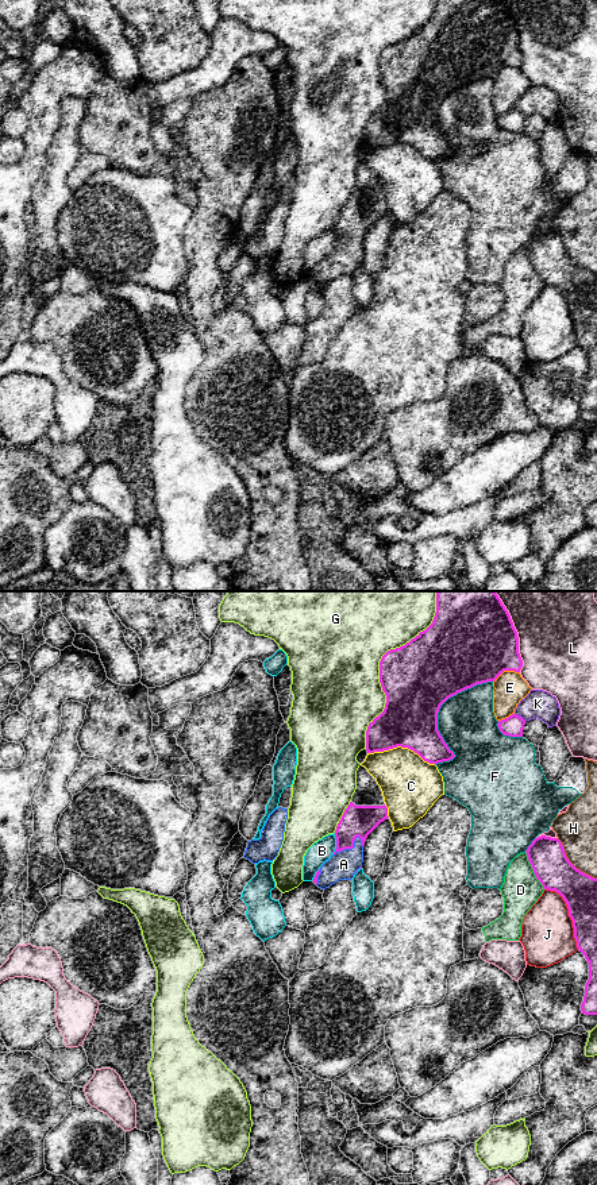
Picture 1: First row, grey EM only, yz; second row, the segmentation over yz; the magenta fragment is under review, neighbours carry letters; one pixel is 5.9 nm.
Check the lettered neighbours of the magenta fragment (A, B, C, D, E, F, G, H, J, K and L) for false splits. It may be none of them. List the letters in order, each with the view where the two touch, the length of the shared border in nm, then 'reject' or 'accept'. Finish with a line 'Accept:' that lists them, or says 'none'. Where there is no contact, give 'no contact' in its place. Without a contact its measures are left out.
A: yz | 190 nm | accept
B: yz | 130 nm | reject
C: yz | 420 nm | reject
D: yz | 260 nm | reject
E: yz | 170 nm | reject
F: yz | 600 nm | reject
G: yz | 950 nm | reject
H: yz | 340 nm | reject
J: yz | 420 nm | reject
K: yz | 80 nm | reject
L: yz | 420 nm | reject
Accept: A

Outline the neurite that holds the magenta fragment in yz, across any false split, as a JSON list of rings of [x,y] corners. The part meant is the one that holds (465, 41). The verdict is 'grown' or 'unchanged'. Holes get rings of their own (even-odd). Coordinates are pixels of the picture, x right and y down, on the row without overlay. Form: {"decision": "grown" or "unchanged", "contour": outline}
{"decision": "unchanged", "contour": [[[436,0],[432,19],[405,40],[388,46],[380,57],[380,78],[386,99],[384,107],[367,121],[367,148],[401,142],[413,146],[430,159],[452,155],[455,150],[438,126],[440,101],[458,88],[494,77],[504,66],[520,67],[521,62],[517,27],[504,0]]]}

